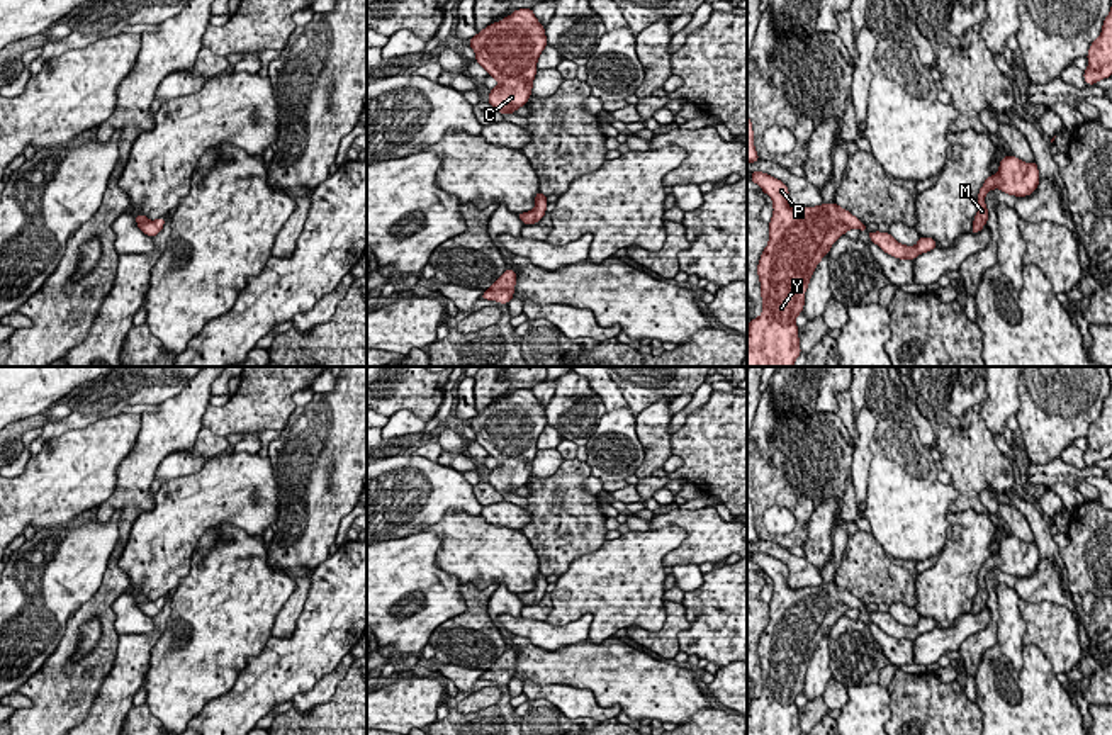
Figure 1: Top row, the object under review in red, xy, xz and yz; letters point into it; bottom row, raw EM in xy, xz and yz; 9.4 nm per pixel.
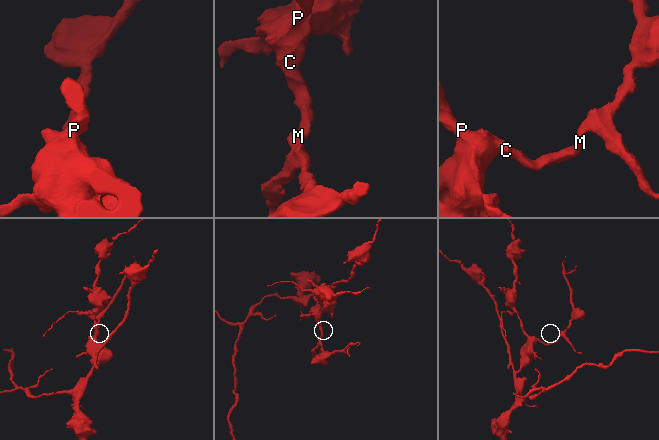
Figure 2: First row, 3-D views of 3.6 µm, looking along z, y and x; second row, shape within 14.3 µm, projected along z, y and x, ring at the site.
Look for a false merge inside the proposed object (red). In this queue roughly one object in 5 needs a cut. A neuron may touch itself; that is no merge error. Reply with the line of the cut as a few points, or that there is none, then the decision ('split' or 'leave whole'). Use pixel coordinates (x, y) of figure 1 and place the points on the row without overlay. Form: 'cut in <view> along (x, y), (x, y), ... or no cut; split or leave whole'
no cut; leave whole

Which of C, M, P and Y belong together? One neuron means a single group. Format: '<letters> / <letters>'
C M P Y

